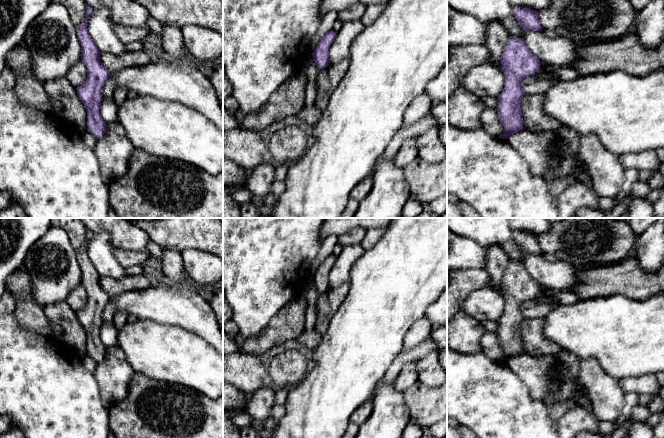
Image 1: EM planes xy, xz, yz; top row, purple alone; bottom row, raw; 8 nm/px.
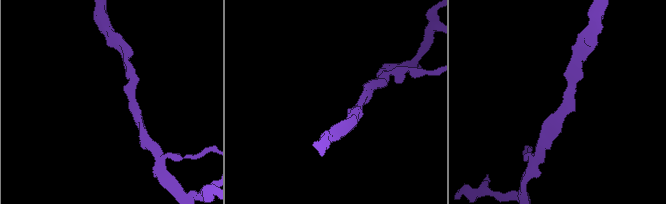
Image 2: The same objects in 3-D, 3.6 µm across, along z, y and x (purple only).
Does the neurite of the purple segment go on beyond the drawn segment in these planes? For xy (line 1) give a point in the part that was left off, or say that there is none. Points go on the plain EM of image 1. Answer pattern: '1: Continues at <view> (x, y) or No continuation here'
1: No continuation here

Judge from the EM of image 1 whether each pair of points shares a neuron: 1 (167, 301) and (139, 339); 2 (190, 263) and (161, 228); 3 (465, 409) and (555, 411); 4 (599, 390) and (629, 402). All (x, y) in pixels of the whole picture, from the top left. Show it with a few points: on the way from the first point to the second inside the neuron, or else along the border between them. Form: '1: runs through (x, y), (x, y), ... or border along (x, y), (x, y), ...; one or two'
1: border along (138, 318), (173, 324), (175, 326); two
2: border along (204, 250), (184, 249), (181, 252), (183, 270); two
3: border along (546, 403), (549, 409), (549, 416), (557, 422); two
4: border along (625, 394), (621, 414), (615, 421); two

